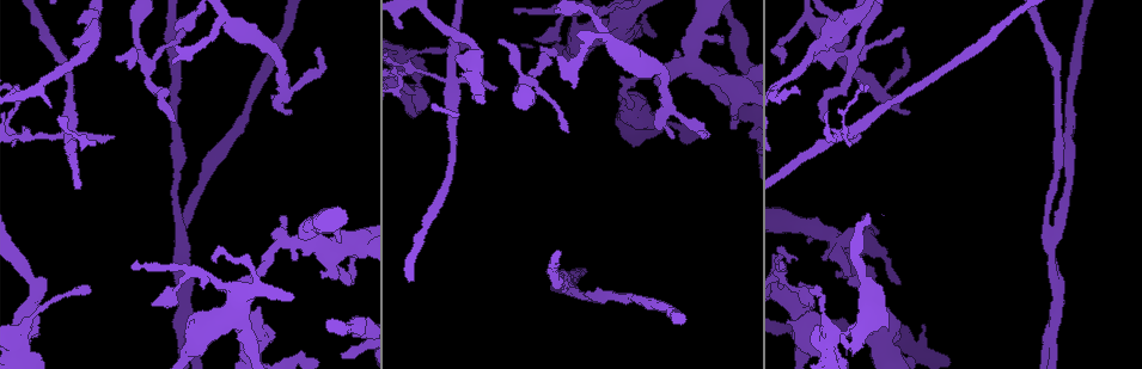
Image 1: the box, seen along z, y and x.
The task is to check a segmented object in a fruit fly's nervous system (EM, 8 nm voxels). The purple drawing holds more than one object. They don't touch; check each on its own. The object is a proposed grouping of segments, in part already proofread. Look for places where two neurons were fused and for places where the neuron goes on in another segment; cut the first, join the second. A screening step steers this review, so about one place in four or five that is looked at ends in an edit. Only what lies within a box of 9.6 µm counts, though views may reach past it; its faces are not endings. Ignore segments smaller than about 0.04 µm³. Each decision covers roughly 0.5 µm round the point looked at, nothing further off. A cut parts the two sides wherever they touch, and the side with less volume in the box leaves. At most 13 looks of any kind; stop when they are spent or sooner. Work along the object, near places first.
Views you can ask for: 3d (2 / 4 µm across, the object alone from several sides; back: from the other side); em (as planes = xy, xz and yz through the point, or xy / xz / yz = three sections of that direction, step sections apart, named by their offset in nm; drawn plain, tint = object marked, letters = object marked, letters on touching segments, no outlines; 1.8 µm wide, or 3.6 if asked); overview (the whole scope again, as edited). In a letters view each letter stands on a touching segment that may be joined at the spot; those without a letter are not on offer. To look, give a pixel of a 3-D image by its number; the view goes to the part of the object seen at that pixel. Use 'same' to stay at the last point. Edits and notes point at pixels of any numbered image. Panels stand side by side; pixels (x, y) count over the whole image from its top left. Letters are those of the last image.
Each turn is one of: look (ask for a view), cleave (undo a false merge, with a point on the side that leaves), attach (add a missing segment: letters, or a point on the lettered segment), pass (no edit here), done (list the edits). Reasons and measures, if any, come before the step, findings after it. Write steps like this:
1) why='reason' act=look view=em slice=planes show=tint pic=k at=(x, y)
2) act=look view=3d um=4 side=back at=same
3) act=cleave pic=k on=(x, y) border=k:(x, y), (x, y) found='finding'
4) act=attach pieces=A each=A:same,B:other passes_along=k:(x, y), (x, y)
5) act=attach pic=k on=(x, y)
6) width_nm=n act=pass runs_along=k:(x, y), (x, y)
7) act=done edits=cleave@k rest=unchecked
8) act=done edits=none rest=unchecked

why='an open end' act=look view=3d um=4 pic=1 at=(781, 62)

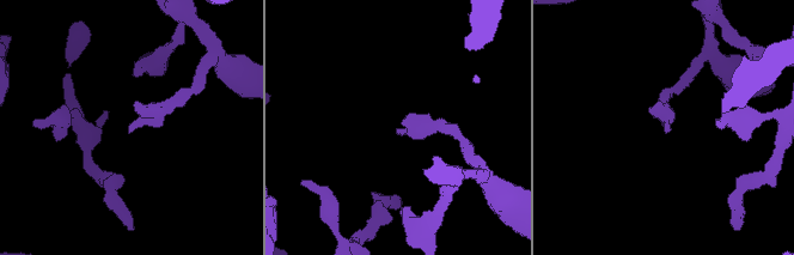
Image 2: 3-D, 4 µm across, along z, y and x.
act=look view=em slice=planes show=letters pic=2 at=(397, 130)

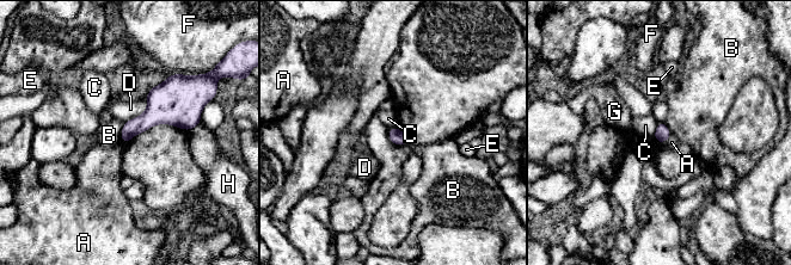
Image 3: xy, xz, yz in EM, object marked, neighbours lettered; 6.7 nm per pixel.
act=pass each=A:other,B:other,C:other,D:other,E:other,F:other,G:other,H:other border=3:(387, 129), (393, 143), (405, 146) found='none of them fits'

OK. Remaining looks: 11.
why='an open end' act=look view=3d um=2 pic=1 at=(674, 136)

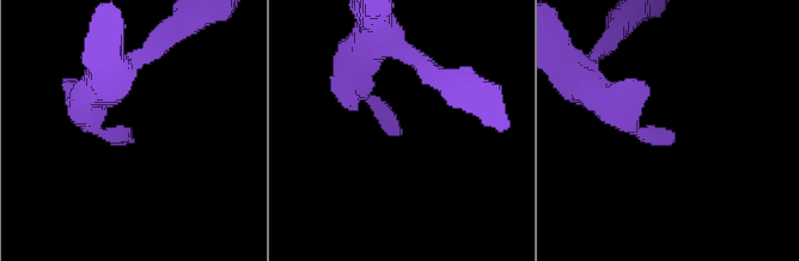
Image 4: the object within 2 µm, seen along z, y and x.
act=look view=em slice=xz step=8 show=tint pic=4 at=(670, 140)

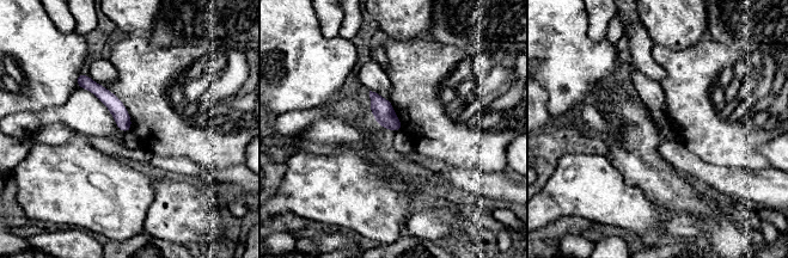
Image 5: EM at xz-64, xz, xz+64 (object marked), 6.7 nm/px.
why='cut it another way' act=look view=em slice=planes show=letters at=same

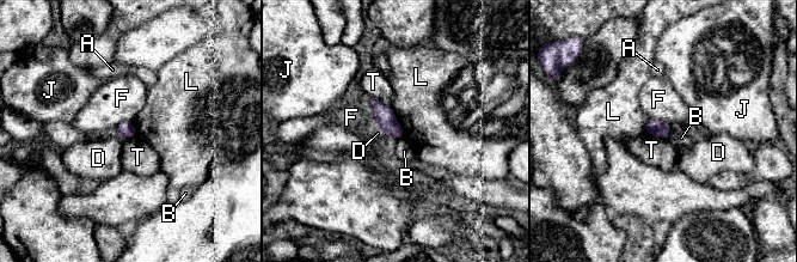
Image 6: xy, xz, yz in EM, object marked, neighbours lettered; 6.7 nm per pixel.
act=pass each=A:other,B:other,D:other,F:other,J:other,L:other,T:other found='none of them fits'

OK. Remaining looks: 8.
act=look view=em slice=xz step=4 show=letters pic=1 at=(699, 134)

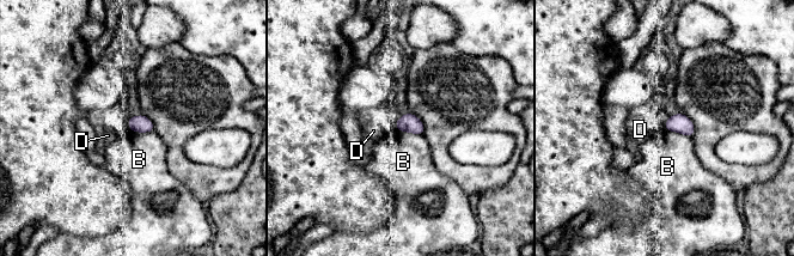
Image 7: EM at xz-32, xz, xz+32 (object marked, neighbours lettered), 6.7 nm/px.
act=look view=em slice=planes show=letters at=same

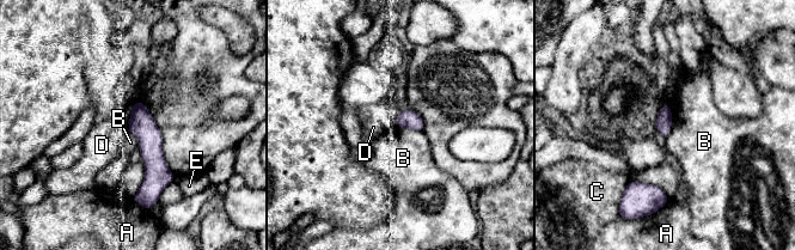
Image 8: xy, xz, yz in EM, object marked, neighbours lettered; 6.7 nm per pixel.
act=pass each=A:other,B:other,C:other,D:other,E:other border=8:(672, 110), (672, 128), (662, 139) found='no lettered segment goes on from it'

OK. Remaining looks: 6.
why='closes a loop' act=look view=3d um=2 side=back pic=1 at=(619, 102)

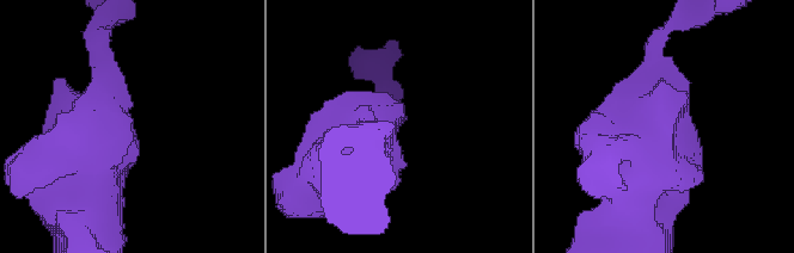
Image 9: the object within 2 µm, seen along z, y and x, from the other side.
act=look view=em um=3.6 slice=planes show=plain pic=9 at=(399, 122)

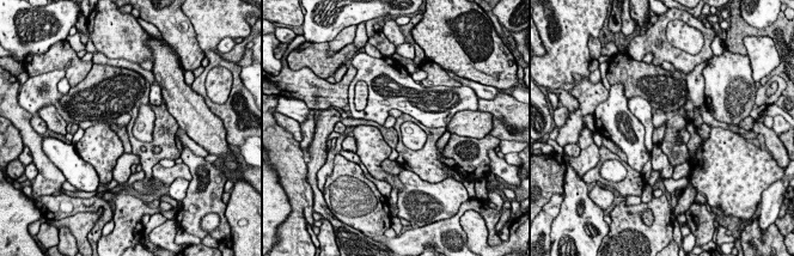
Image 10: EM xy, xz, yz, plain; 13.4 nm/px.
act=look view=em um=3.6 slice=planes show=letters at=same

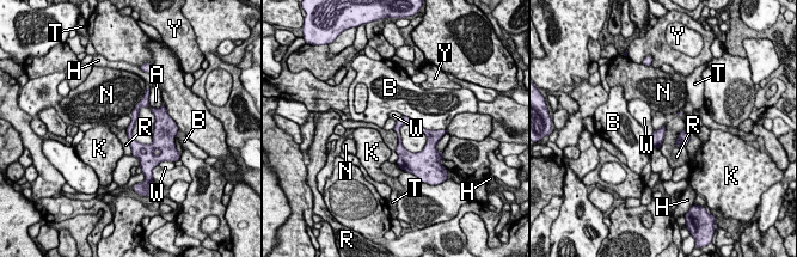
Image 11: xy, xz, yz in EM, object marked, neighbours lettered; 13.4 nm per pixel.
width_nm=100 act=pass each=A:other,B:other,H:other,K:other,N:other,R:other,T:other,W:other,Y:other border=11:(684, 128), (678, 135), (676, 147) found='one neuron here'

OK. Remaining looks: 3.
why='an open end' act=look view=em slice=planes show=letters pic=1 at=(819, 118)

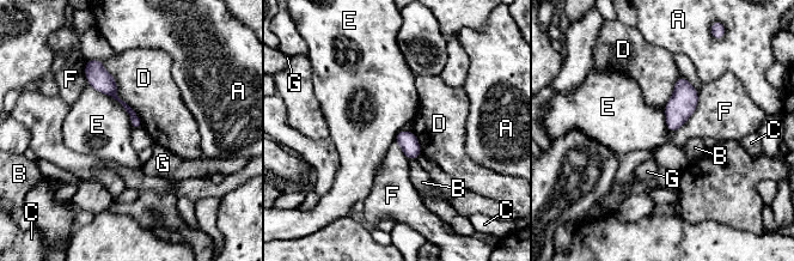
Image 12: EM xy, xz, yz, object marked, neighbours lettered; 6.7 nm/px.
longest_contact=D:550nm act=pass each=A:other,B:other,C:other,D:other,E:other,F:other,G:other runs_along=12:(89, 71), (132, 113), (139, 125) found='none of them fits'

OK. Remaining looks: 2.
act=look view=3d um=4 pic=1 at=(73, 129)

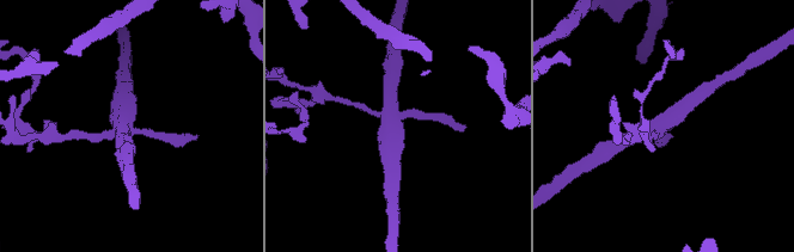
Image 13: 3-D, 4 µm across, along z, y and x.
act=look view=em slice=planes show=letters pic=13 at=(658, 127)

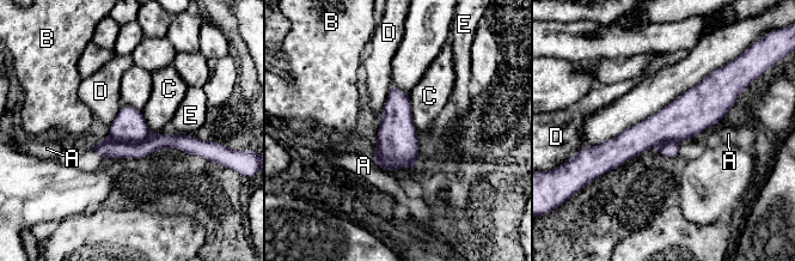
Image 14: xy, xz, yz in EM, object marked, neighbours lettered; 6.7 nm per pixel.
act=cleave pic=14 on=(108, 149) each=A:other,B:other,C:other,D:other,E:other found='a second neuron is stuck on'

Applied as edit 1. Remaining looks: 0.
act=done edits=cleave@14 rest=unchecked

